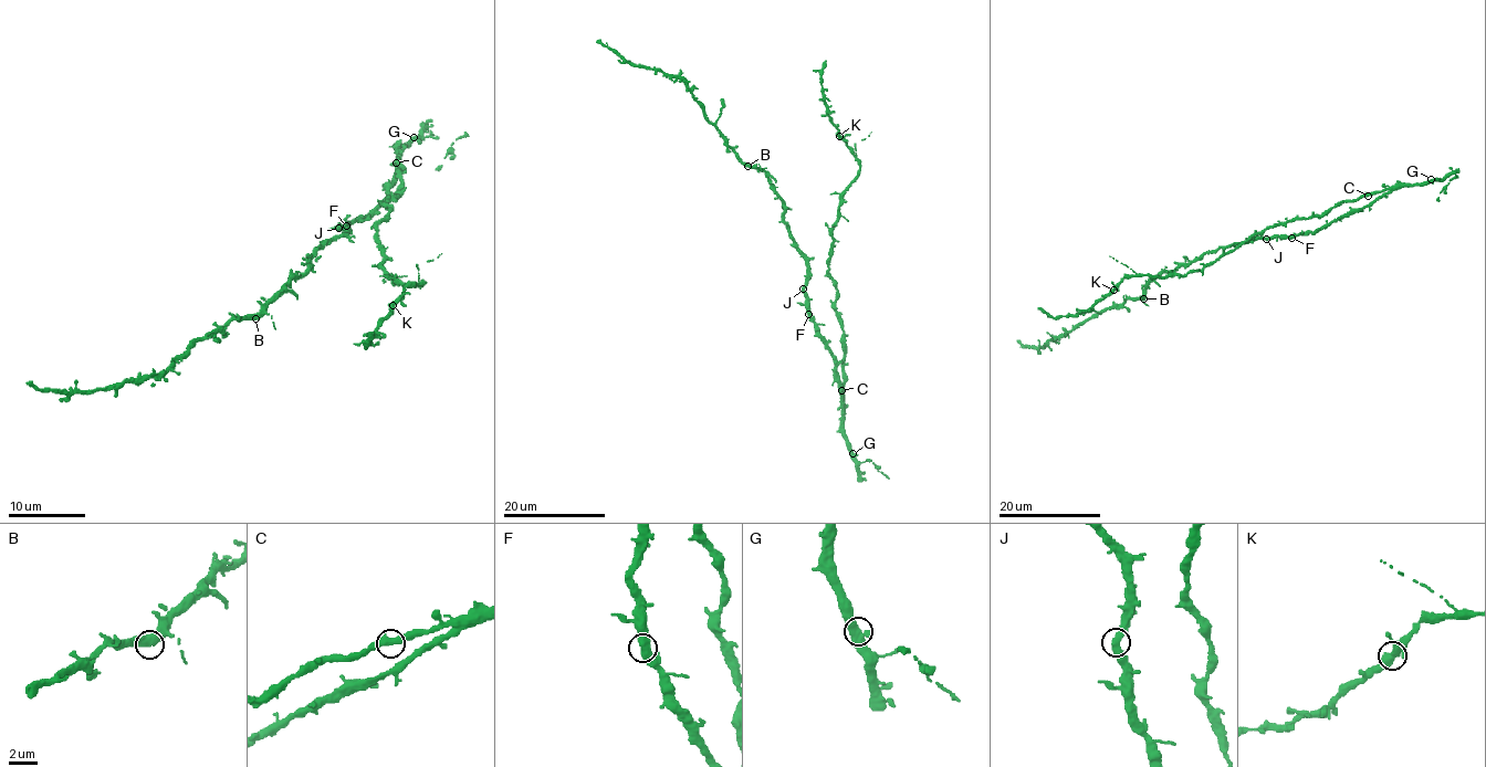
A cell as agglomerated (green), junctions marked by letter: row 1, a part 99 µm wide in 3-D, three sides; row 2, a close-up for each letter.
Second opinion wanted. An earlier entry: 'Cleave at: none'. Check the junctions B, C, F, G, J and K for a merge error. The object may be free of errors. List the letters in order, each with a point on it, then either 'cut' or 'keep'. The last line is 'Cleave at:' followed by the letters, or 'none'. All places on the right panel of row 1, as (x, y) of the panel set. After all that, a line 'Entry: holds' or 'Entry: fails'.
B: place (1143, 298); keep
C: place (1368, 196); keep
F: place (1291, 238); keep
G: place (1431, 179); keep
J: place (1266, 239); keep
K: place (1113, 290); keep
Cleave at: none
Entry: holds

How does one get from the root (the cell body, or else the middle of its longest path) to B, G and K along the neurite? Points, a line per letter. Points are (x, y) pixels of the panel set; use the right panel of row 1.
B: (1336, 219), (1314, 231), (1254, 238), (1204, 253), (1185, 264), (1158, 273), (1149, 282), (1143, 298)
G: (1336, 219), (1358, 212), (1393, 189), (1426, 184), (1431, 179)
K: (1336, 219), (1358, 212), (1382, 193), (1267, 227), (1201, 270), (1160, 277), (1127, 275), (1112, 290)

